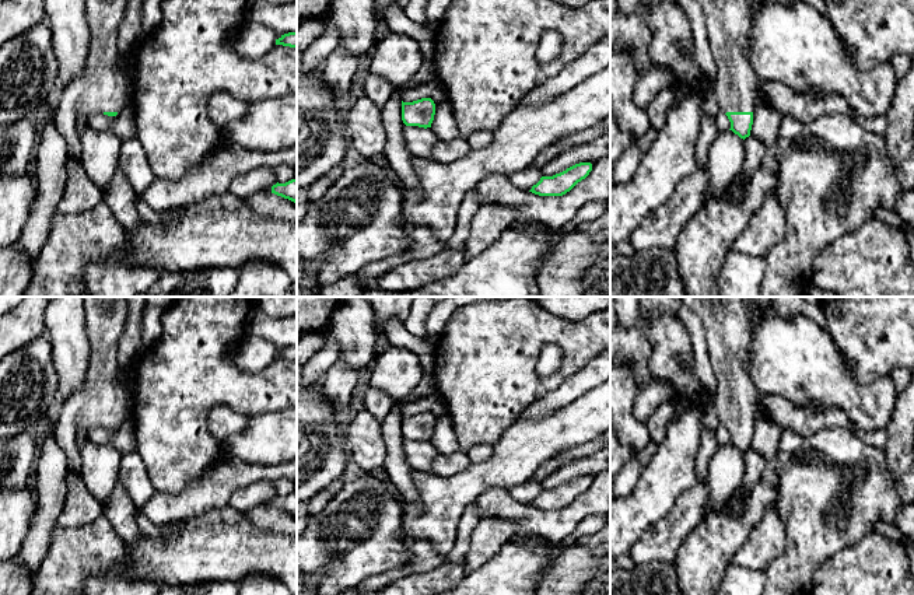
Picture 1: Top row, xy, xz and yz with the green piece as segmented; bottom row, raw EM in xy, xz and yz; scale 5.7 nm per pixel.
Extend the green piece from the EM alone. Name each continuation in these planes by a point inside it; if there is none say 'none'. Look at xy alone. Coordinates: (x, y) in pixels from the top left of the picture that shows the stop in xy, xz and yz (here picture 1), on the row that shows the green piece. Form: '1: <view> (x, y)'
1: xy (101, 87)

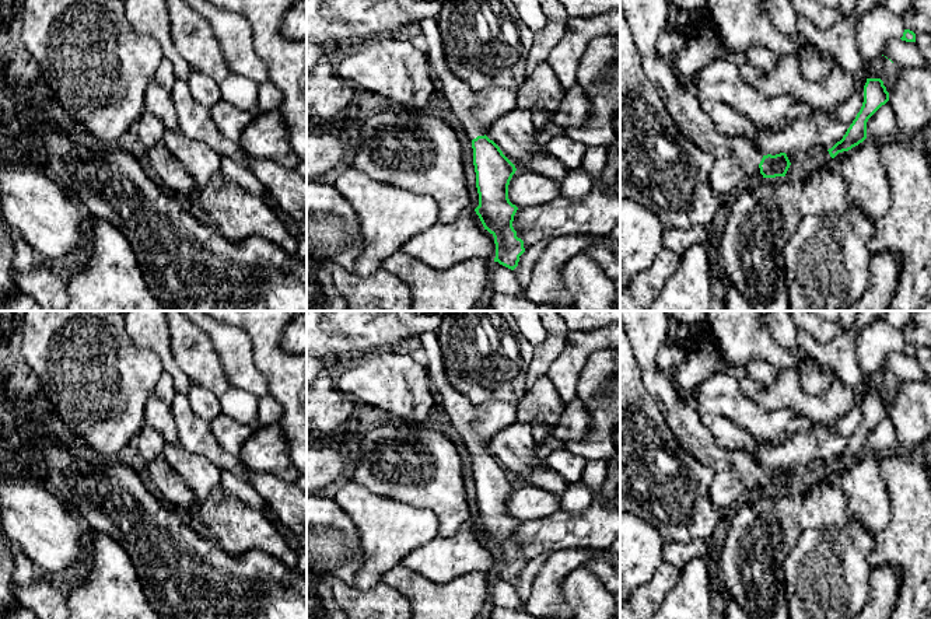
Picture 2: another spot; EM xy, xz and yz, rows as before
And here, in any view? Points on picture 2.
1: yz (735, 161)

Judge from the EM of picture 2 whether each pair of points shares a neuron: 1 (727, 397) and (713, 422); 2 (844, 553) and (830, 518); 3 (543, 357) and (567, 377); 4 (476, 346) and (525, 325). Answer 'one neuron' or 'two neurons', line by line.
1: two neurons
2: two neurons
3: two neurons
4: two neurons

